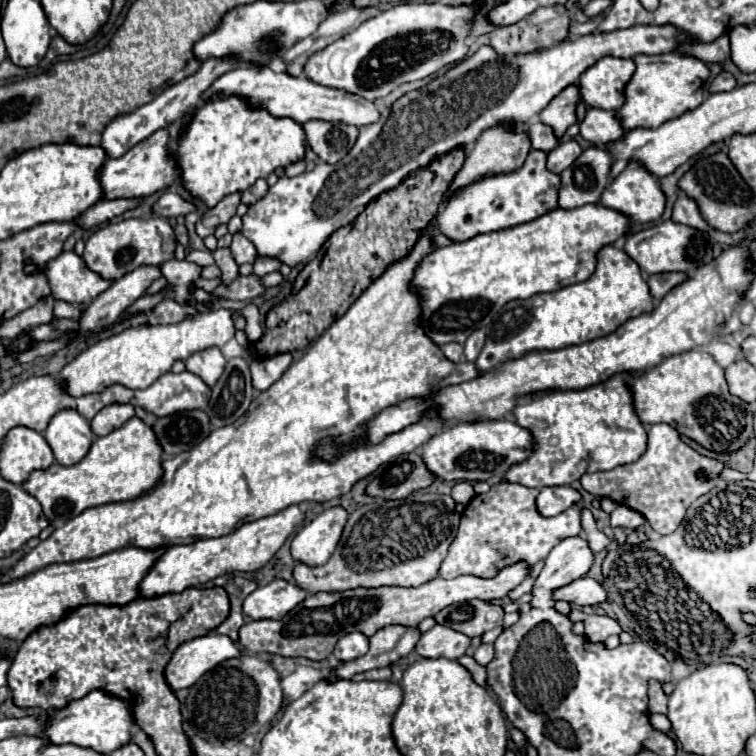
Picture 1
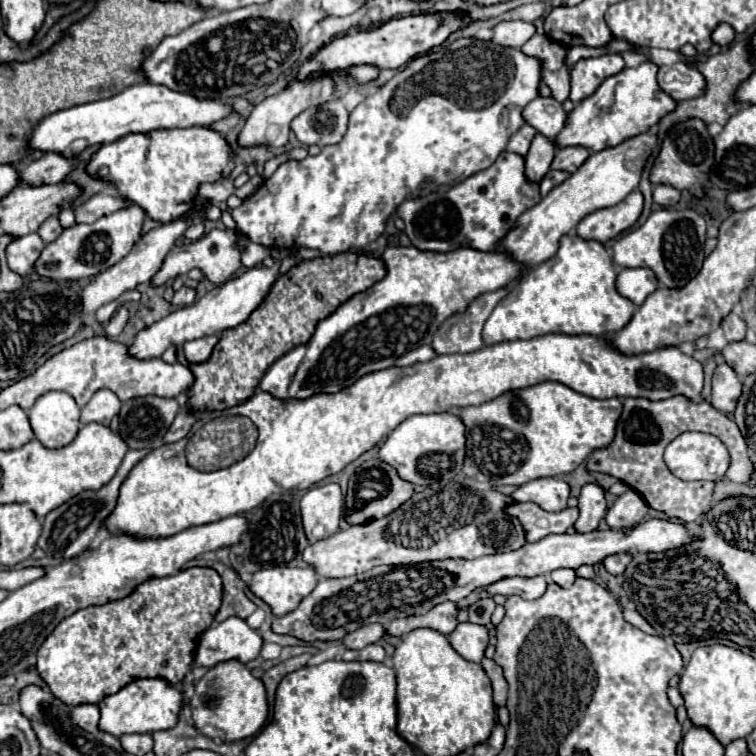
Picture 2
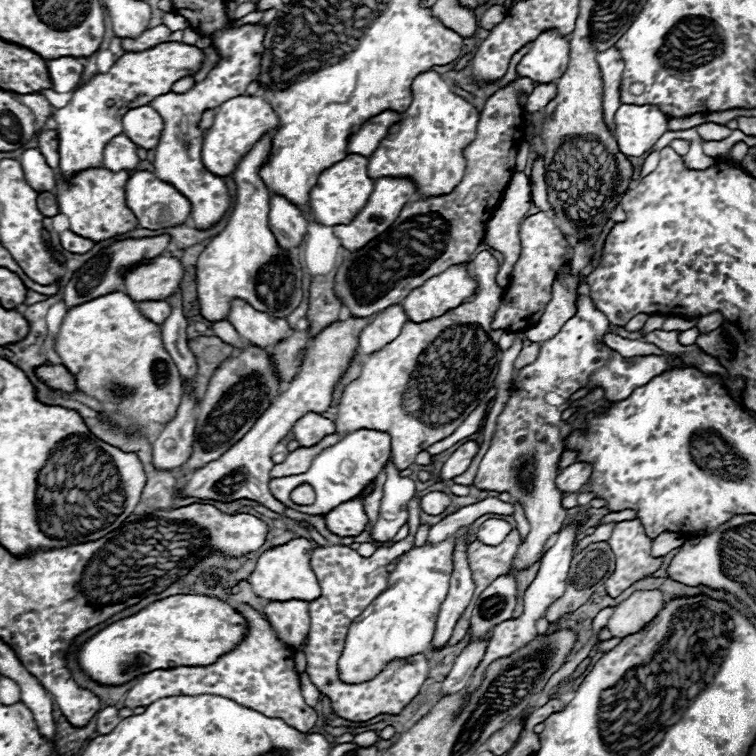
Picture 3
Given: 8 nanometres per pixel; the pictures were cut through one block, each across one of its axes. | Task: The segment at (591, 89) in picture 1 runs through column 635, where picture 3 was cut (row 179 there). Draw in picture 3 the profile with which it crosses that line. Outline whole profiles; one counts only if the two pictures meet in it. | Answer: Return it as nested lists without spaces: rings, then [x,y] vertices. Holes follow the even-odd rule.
[[[164,42],[164,44],[158,44],[158,46],[144,50],[144,52],[126,52],[122,58],[118,58],[114,62],[114,66],[106,74],[96,74],[84,86],[76,88],[70,102],[64,108],[54,110],[54,120],[58,124],[56,132],[58,132],[58,142],[60,142],[60,146],[58,146],[60,174],[64,176],[64,180],[72,178],[72,174],[78,174],[80,170],[100,168],[102,158],[104,158],[104,146],[116,134],[124,132],[124,126],[122,126],[124,114],[136,106],[150,104],[152,98],[156,98],[160,94],[168,94],[172,90],[172,84],[178,82],[180,78],[194,76],[198,72],[198,68],[202,66],[202,60],[204,60],[204,52],[196,46],[182,44],[182,42]]]

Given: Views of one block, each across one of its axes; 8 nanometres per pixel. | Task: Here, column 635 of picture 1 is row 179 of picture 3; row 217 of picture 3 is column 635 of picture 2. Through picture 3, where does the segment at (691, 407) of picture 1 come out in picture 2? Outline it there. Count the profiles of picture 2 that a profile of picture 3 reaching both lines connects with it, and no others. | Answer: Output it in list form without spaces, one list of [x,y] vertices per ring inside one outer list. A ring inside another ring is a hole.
[[[546,334],[532,340],[514,340],[502,342],[494,346],[484,346],[482,350],[470,354],[444,354],[436,356],[424,364],[412,364],[406,368],[390,366],[378,372],[370,372],[358,378],[352,386],[336,392],[336,394],[316,394],[306,400],[280,400],[268,392],[254,392],[246,402],[226,408],[223,411],[205,411],[192,427],[194,433],[206,422],[224,415],[246,416],[254,422],[260,436],[254,450],[232,464],[230,468],[216,472],[200,472],[194,470],[186,456],[184,448],[189,438],[182,438],[174,444],[164,444],[148,452],[132,470],[130,476],[122,482],[118,502],[114,510],[104,518],[104,528],[116,536],[126,534],[138,540],[154,540],[162,536],[174,536],[182,532],[182,528],[192,528],[194,524],[210,524],[214,520],[222,520],[226,516],[244,514],[260,506],[274,492],[276,494],[292,494],[298,490],[308,490],[316,486],[320,480],[340,472],[346,464],[372,450],[380,440],[384,440],[402,420],[414,414],[436,414],[460,410],[466,406],[478,406],[490,402],[510,390],[520,390],[528,386],[536,386],[540,382],[560,382],[584,396],[590,398],[648,398],[652,402],[666,400],[672,396],[686,396],[690,400],[700,400],[704,388],[704,370],[698,360],[680,352],[678,348],[660,348],[646,354],[624,356],[616,352],[604,338],[594,336],[566,336],[566,334]]]

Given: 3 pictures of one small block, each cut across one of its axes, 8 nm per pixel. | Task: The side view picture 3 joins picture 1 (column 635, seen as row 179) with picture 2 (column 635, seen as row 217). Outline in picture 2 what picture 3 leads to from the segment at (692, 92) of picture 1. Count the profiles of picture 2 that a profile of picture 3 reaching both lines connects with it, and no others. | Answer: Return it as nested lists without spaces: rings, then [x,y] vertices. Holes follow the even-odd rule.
[[[650,60],[636,68],[624,68],[622,72],[606,78],[602,86],[586,100],[582,100],[570,114],[566,128],[558,134],[556,146],[584,146],[598,152],[606,146],[616,146],[626,138],[644,134],[658,124],[666,114],[674,112],[678,102],[670,98],[658,86],[658,66]]]

